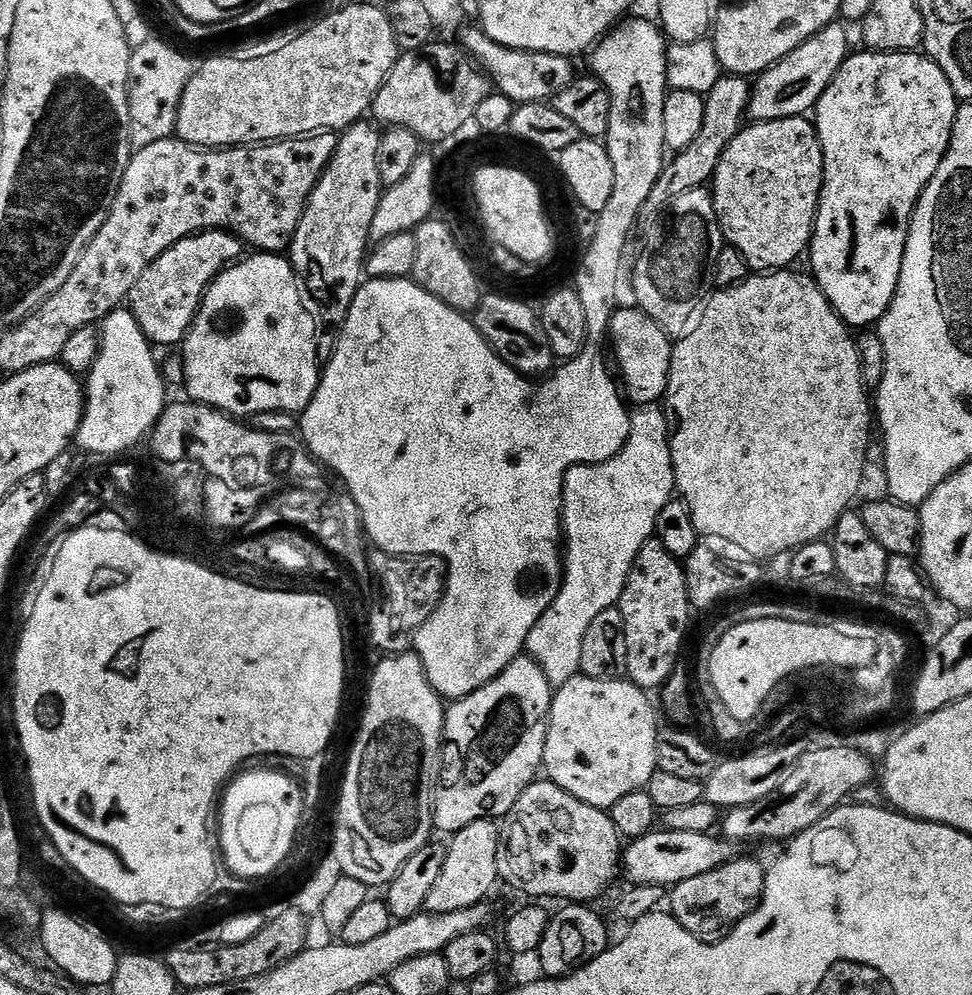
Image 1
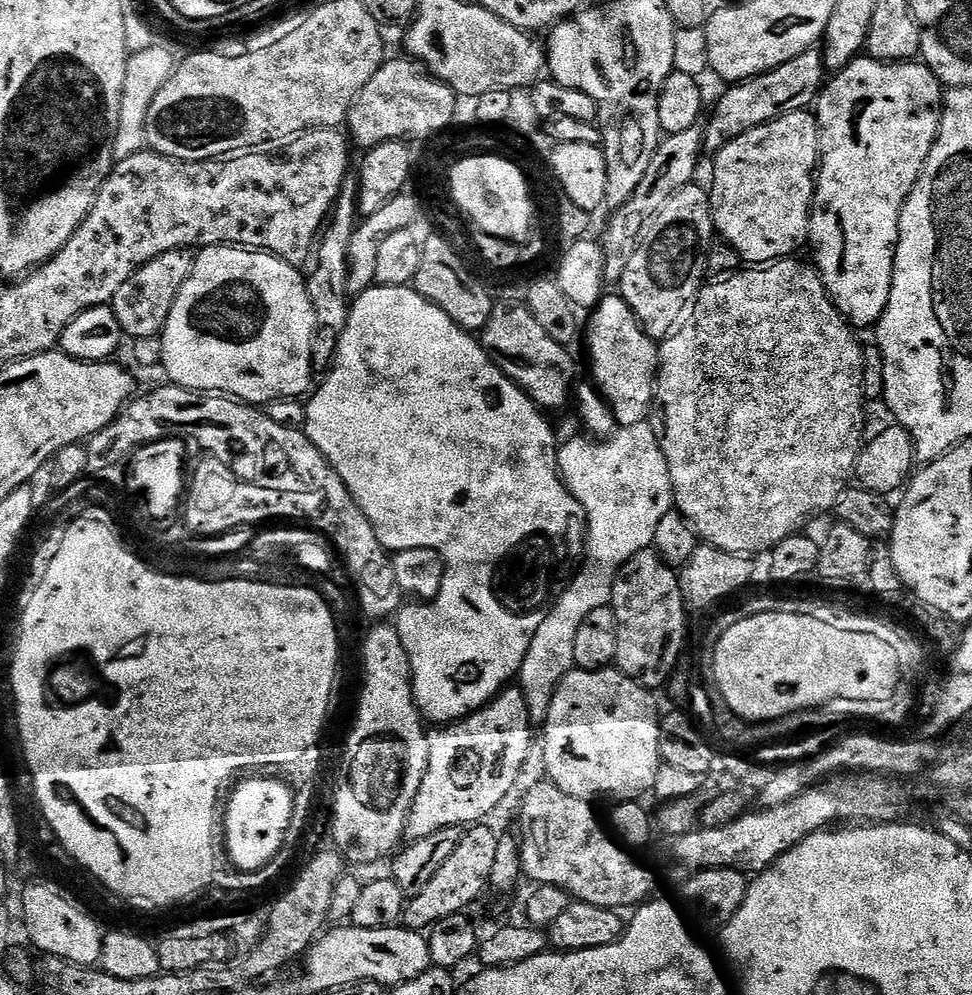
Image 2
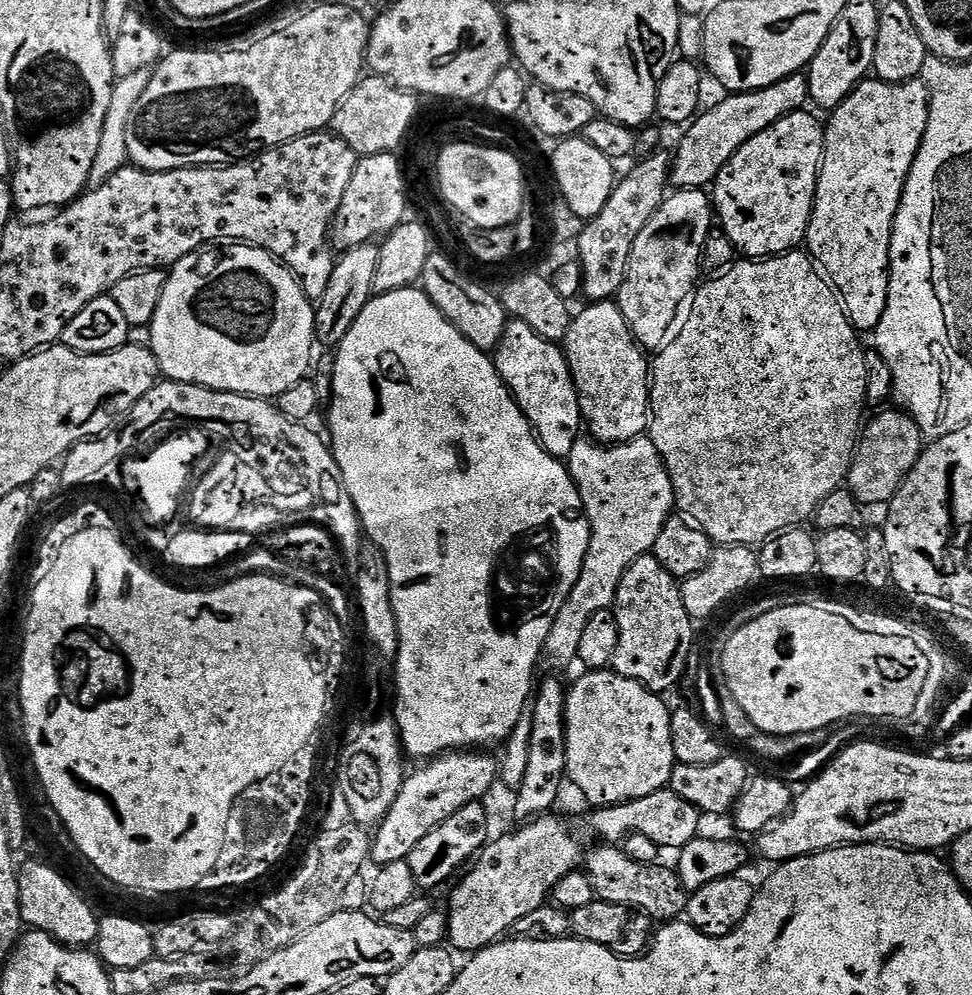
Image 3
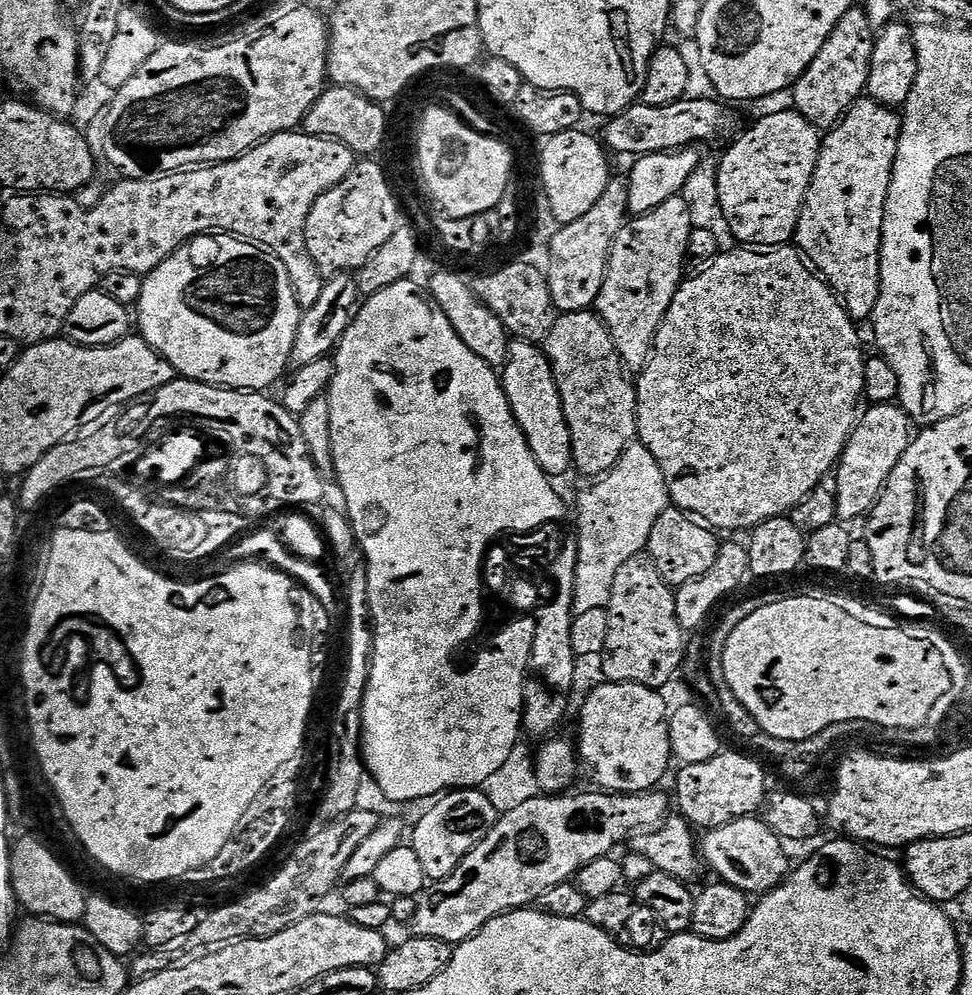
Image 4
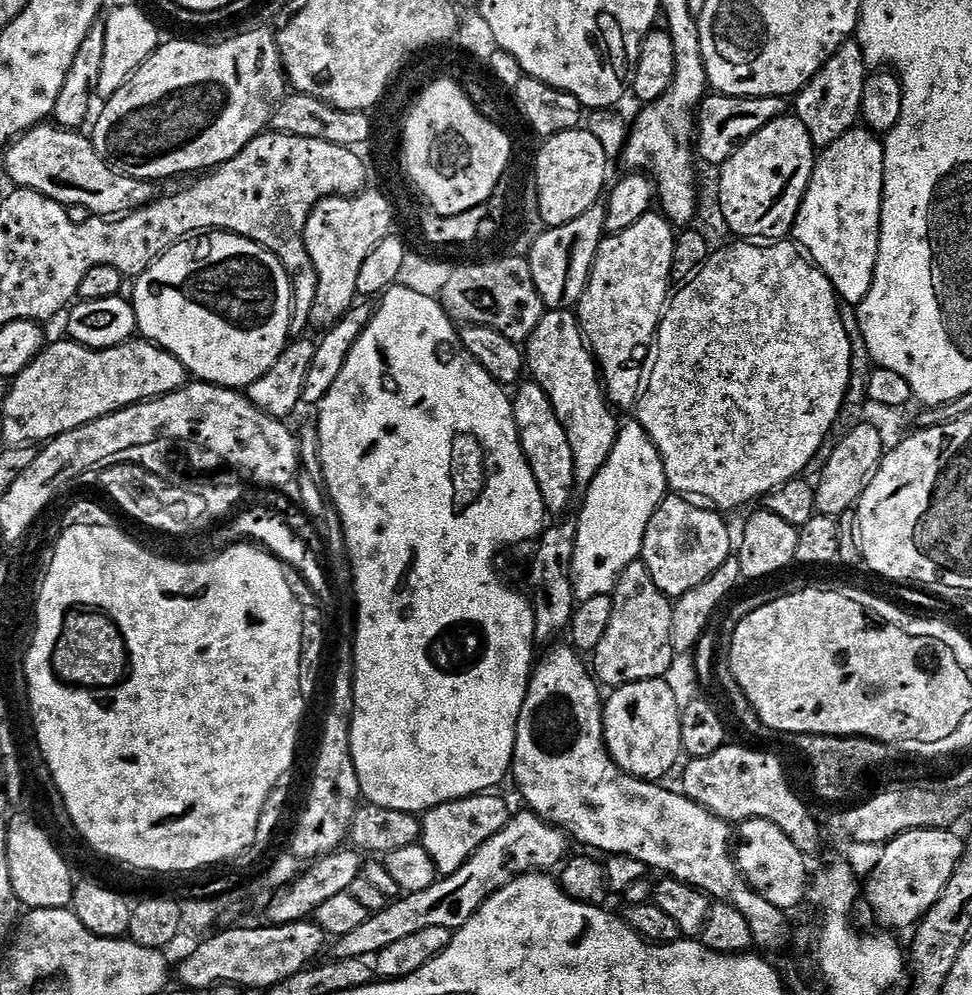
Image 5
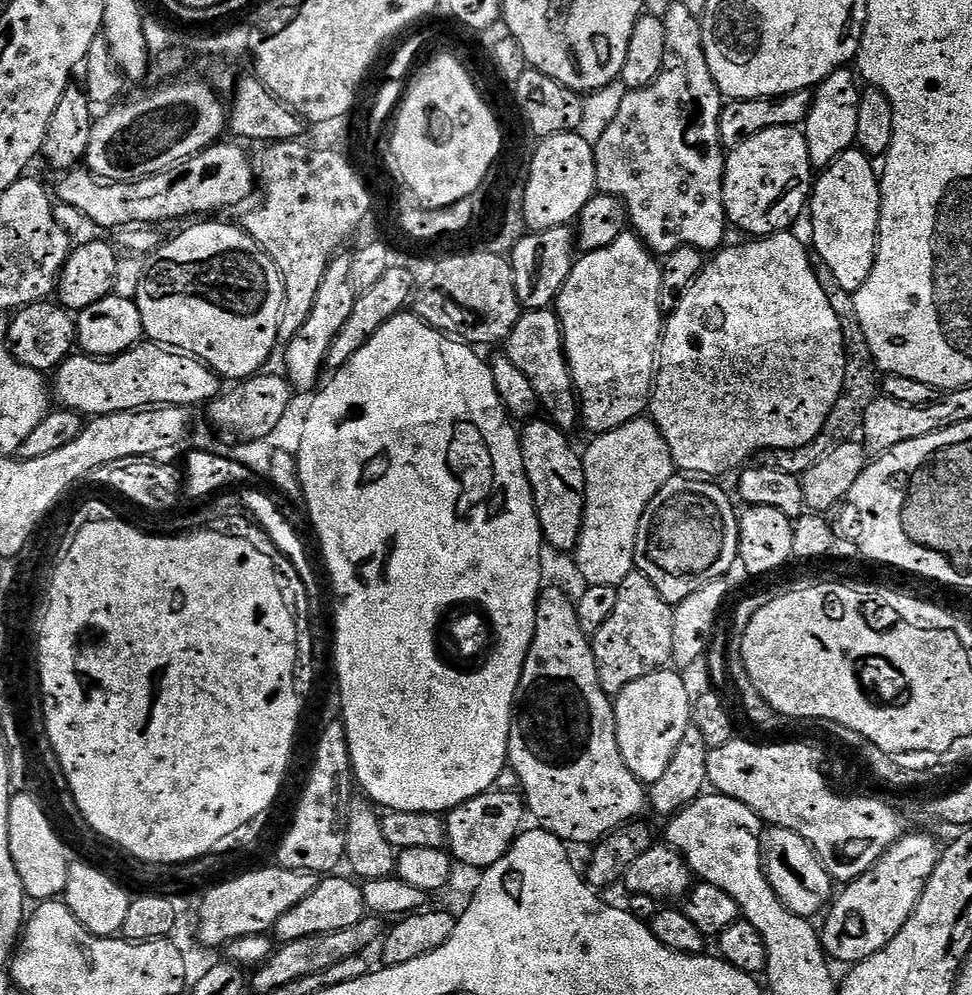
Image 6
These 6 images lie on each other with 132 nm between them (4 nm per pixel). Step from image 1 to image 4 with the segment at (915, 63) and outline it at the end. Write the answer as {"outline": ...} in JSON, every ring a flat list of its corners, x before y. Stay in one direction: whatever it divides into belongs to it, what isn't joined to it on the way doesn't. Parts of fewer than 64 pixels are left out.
{"outline":[[861,98,852,105,839,124,823,137,814,178,808,187,800,221,794,237,811,267,828,282,853,322,871,321,880,293,880,247,884,207,892,185,892,171,898,154,902,116,871,98]]}

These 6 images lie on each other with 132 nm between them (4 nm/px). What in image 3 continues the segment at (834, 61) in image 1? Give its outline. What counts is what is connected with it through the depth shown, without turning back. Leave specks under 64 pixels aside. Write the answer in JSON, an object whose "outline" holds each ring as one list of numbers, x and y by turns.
{"outline":[[804,74,788,76,782,82,774,82,774,86,766,86,757,92,737,92,723,97,712,109,701,111,687,125,684,137,676,148,676,157,670,160,670,180,677,189,707,189,715,181,716,176,730,162,730,158,742,145,750,142,762,130,774,126,791,112,801,111,809,103,808,77]]}

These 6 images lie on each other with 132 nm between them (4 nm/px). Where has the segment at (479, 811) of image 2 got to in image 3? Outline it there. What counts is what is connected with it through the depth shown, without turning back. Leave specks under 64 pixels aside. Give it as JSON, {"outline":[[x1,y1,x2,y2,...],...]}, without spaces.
{"outline":[[449,750,429,759,417,772,409,771,404,785,394,798,394,806,375,825,370,840,370,860,376,866,407,860,410,850,430,834,450,814,458,814,462,806,483,801,492,784,498,780,498,760,494,755,483,756,480,750]]}

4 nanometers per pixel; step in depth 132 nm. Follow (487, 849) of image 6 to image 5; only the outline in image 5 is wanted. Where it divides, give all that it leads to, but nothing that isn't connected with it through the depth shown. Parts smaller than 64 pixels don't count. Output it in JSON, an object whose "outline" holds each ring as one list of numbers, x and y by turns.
{"outline":[[481,794,451,800,423,813,419,844,426,850,426,854,430,854,430,858,434,858,437,873,449,876,467,862,487,840,494,838,498,830,505,828,509,819,507,802,500,794]]}

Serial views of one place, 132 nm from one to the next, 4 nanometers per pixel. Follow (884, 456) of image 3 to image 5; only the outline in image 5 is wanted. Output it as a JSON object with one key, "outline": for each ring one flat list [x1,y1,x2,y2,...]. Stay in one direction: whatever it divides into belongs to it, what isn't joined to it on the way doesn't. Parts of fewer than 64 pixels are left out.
{"outline":[[862,424,841,440,835,441,835,448,830,460,819,469,820,481,815,481,816,511,821,516,843,517,843,512,851,513,860,503,860,495,878,470,885,450,881,435,874,426]]}

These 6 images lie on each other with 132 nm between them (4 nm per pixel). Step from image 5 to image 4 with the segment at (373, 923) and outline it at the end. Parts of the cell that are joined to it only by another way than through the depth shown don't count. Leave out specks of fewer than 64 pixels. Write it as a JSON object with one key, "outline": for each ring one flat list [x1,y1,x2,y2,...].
{"outline":[[595,790,596,792,580,792,577,796,573,794,539,794,530,798,528,802,522,806,515,807,514,810,503,813,497,819,494,830,490,830,490,834,486,834,483,842,474,850,470,850,470,854,466,854,466,858,462,858,462,862,458,866,458,870,454,870,454,874,450,874,450,878,442,878,435,881,432,893,419,897,420,905,418,906,418,914,414,914,414,922,410,925,411,931,417,936,425,936,426,938,438,938,442,942,453,946,468,940,472,936,476,936,485,928,494,918,498,918,507,912,514,912,518,908,526,908,535,905,539,901,542,894,546,894,546,890,550,890,550,886,558,886,562,882,572,880,576,873,582,870,582,866,586,866,590,862,594,862,594,858,602,858,609,855,613,851,615,844,620,844,623,840,631,841,637,834,643,834,649,830,655,830,668,819,670,815,670,800,660,793,660,790,653,790,647,794,609,794,603,790]]}

